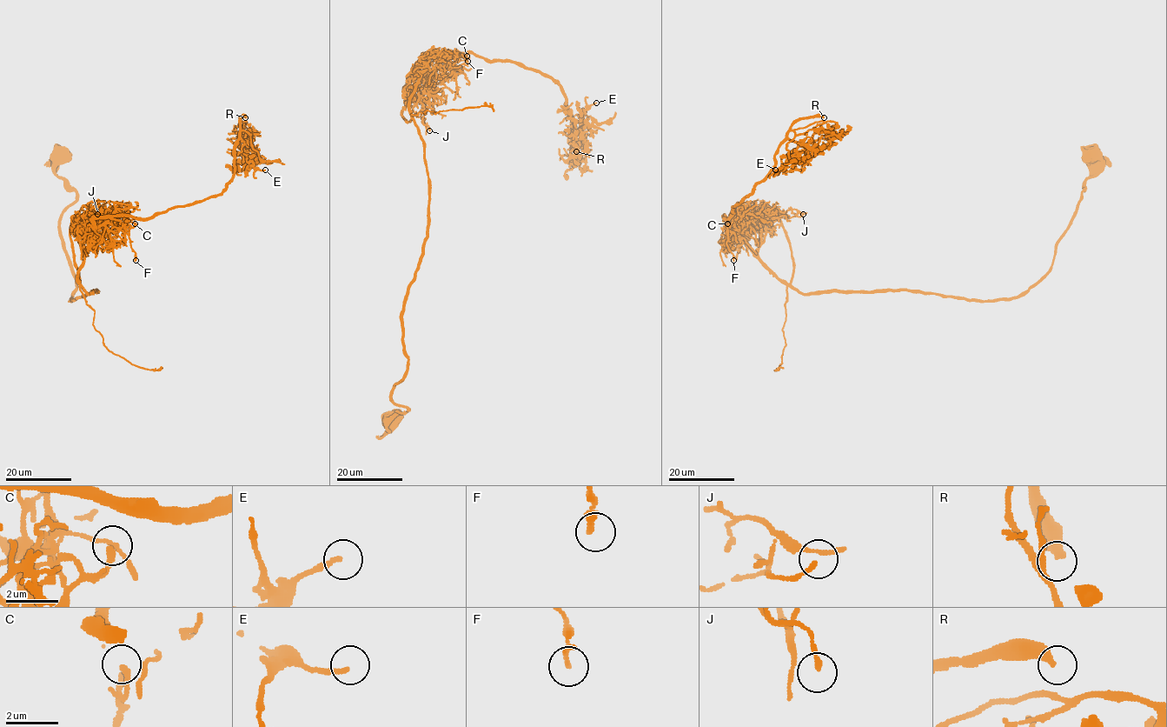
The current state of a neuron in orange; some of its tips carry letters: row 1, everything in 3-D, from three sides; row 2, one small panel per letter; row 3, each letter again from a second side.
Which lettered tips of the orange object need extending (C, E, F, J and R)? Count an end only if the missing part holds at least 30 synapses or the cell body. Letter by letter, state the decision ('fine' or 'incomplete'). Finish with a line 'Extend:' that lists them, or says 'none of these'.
C: fine
E: fine
F: fine
J: fine
R: incomplete
Extend: R

